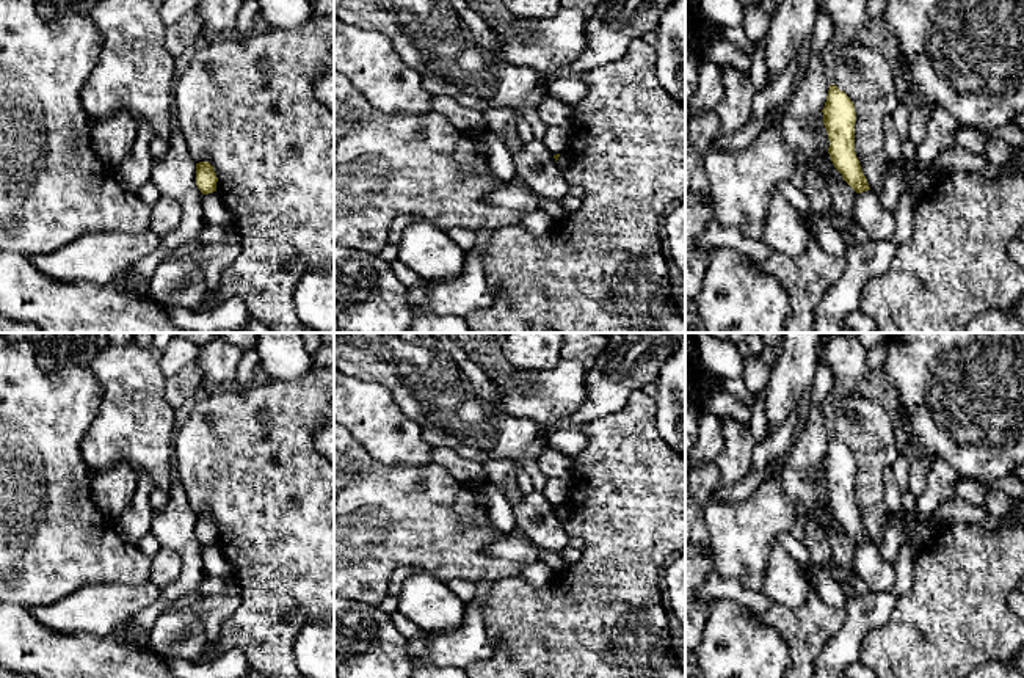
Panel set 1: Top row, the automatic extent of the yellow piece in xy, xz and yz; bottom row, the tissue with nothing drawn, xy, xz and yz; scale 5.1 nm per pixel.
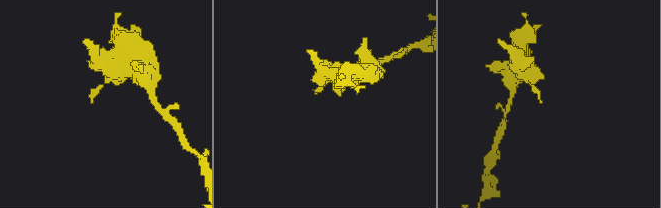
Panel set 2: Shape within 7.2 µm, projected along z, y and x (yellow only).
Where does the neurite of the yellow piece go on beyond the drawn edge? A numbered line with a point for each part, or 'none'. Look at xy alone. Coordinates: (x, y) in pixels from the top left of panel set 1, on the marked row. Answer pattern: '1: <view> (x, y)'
none

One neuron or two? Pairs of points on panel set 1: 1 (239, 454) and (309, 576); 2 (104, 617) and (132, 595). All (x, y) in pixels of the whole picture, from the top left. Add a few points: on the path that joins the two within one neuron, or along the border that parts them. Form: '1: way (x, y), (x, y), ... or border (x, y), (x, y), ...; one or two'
1: way (265, 484), (287, 520), (309, 542), (309, 546); one
2: way (110, 611), (126, 600); one

